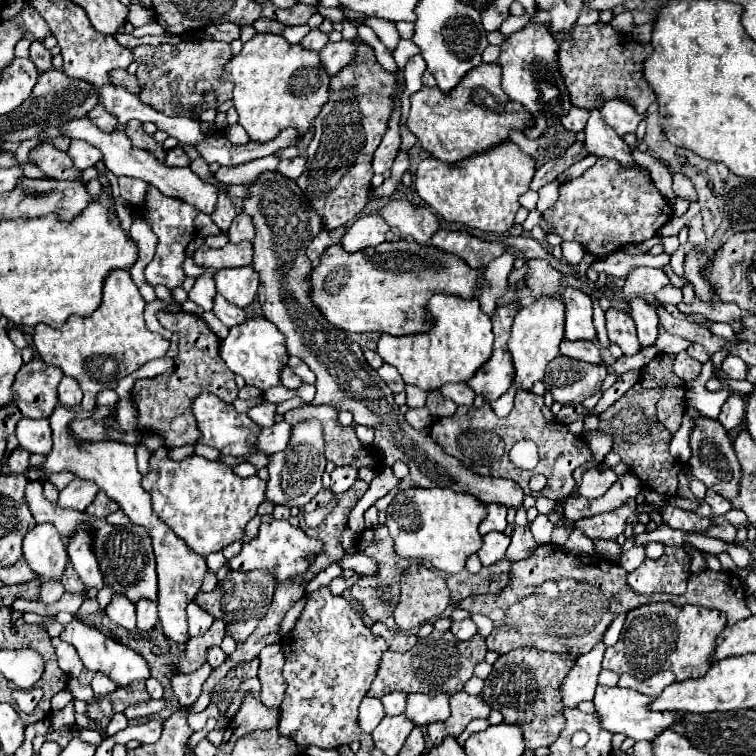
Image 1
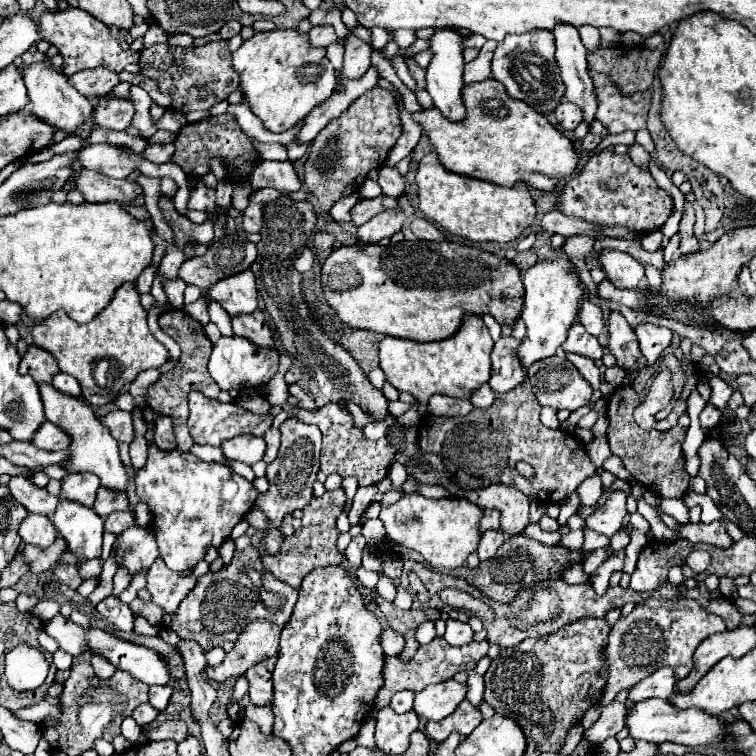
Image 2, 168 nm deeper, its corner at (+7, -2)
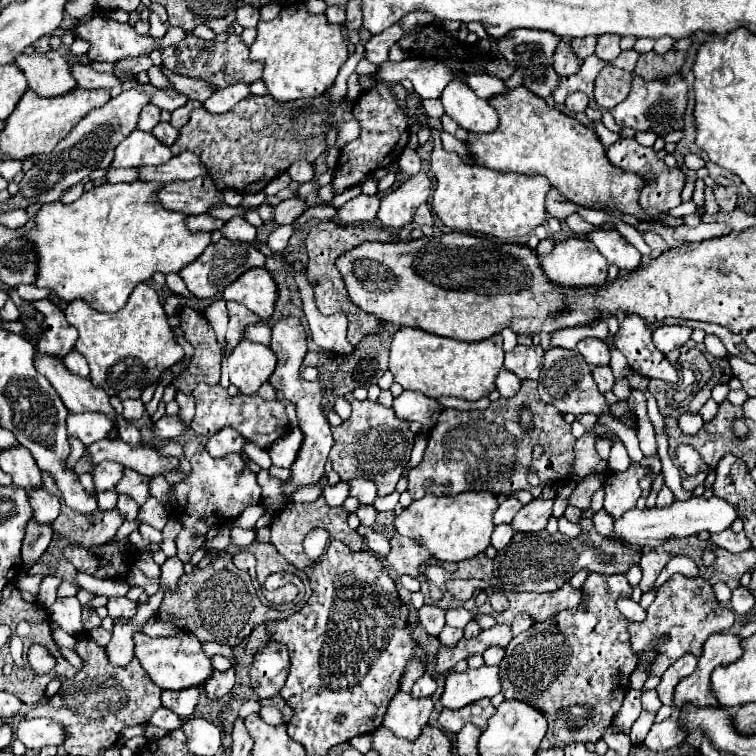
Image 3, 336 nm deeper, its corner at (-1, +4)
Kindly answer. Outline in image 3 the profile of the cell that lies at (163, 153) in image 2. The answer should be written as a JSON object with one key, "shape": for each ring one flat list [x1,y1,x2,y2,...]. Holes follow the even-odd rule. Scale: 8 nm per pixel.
{"shape":[[160,122,160,124,152,130,152,134,154,134,160,142,164,142,166,146,172,146,174,140,176,140,176,136,178,136,178,130,176,130,170,122]]}

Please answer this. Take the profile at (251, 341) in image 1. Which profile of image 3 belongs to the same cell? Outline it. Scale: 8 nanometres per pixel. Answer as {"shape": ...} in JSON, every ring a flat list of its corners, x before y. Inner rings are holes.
{"shape":[[242,340,228,358,230,382,242,394,256,394,258,388,272,376,276,354,258,342]]}

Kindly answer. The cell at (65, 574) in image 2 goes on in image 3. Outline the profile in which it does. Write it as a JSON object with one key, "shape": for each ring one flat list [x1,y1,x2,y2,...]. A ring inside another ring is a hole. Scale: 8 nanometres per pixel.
{"shape":[[70,544,70,546,64,548,64,556,66,556,66,560,70,560,70,562,76,566,76,570,80,570,80,572,94,574,94,572,98,570,98,560,96,560,96,556,92,556,86,548,80,548,80,546]]}

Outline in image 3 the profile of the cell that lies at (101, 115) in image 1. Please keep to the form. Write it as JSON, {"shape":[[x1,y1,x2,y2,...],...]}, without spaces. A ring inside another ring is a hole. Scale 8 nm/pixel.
{"shape":[[148,104,148,106,144,108,144,112,140,114,138,128,144,130,144,132,150,132,158,122,160,122,160,108,154,106,154,104]]}

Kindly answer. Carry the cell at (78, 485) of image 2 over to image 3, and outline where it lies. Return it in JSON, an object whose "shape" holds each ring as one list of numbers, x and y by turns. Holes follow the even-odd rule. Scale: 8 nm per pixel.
{"shape":[[110,460,100,462,100,464,94,468,94,472,92,472,94,484,96,484,96,492,116,488,116,484,118,484,120,478,122,478,122,474,124,474,124,466,122,466,122,464,110,462]]}

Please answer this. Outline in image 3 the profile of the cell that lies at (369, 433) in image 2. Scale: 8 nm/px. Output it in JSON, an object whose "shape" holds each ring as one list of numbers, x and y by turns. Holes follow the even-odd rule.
{"shape":[[402,392,398,398,394,398,394,410,398,418,416,420,422,424,422,430,430,430,436,424,442,406,434,398,420,392]]}

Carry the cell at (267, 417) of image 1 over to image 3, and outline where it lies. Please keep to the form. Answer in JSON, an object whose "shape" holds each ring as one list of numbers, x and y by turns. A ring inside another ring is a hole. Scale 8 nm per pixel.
{"shape":[[290,428,290,432,280,440,276,440,274,446,268,450,272,464,280,468,290,468,290,464,294,464,294,458,298,456,300,444,302,444,302,430]]}

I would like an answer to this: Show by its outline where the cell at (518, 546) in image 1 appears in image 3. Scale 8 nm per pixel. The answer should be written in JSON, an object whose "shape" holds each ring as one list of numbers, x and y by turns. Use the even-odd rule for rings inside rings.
{"shape":[[590,573,582,586,582,604,578,608,562,610,556,616,534,624,530,630,514,636,508,644,506,656,500,662,502,694,508,700,528,702,548,716,548,732,544,736,544,742,540,744,542,750,548,750,552,746,564,748,572,742,598,742,620,710,624,692,630,684,630,674,638,662,628,636,630,622,616,608,616,600,620,596,632,596,632,586,628,584,626,576]]}

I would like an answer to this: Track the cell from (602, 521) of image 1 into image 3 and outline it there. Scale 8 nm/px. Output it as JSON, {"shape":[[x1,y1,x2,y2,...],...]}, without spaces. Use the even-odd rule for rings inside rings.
{"shape":[[632,462,624,472,608,472,604,482,604,510,612,518,620,518,626,510,636,508,636,500,642,496,640,478,644,478,648,472,650,470,640,466,638,462]]}

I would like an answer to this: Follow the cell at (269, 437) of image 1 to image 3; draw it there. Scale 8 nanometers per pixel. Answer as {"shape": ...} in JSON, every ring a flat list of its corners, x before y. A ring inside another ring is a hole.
{"shape":[[222,428,220,432,216,432,214,436,210,436,206,440,206,450,210,456,222,458,230,452,242,452,244,444,246,444,246,440,240,440,240,436,236,436,236,432,232,432,232,428]]}

